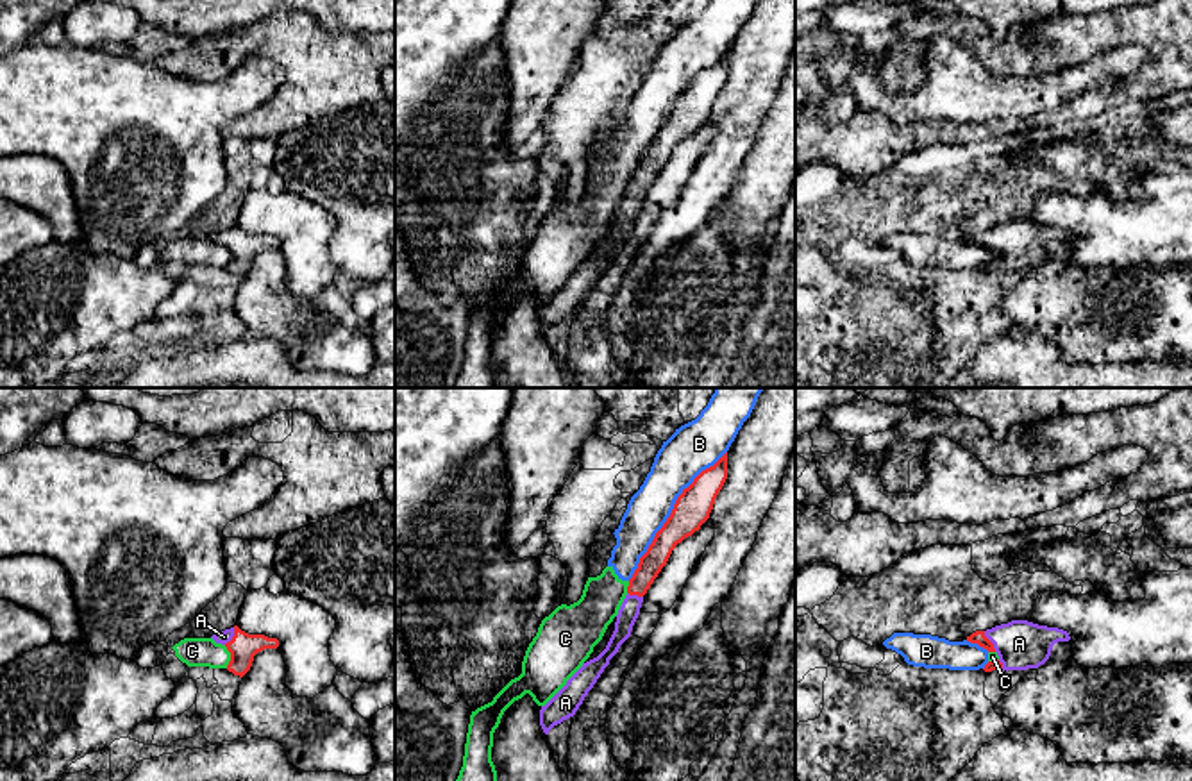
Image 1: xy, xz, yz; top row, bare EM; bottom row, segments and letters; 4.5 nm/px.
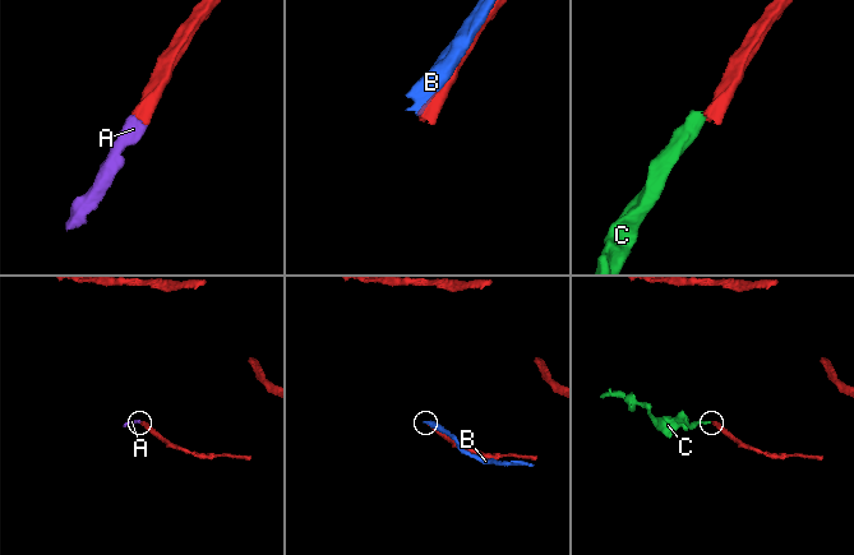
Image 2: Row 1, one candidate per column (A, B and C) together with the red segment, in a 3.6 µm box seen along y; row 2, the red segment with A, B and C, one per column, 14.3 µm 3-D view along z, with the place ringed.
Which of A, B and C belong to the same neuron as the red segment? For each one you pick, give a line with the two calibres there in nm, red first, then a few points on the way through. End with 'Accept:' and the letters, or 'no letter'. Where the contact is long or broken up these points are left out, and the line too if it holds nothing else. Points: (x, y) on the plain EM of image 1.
A: 60 nm thick on the red side, 220 nm on the other; runs through yz (978, 236), (990, 242), (1019, 243)
Accept: A

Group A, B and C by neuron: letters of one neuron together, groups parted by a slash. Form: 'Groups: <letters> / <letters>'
Groups: A / B C

